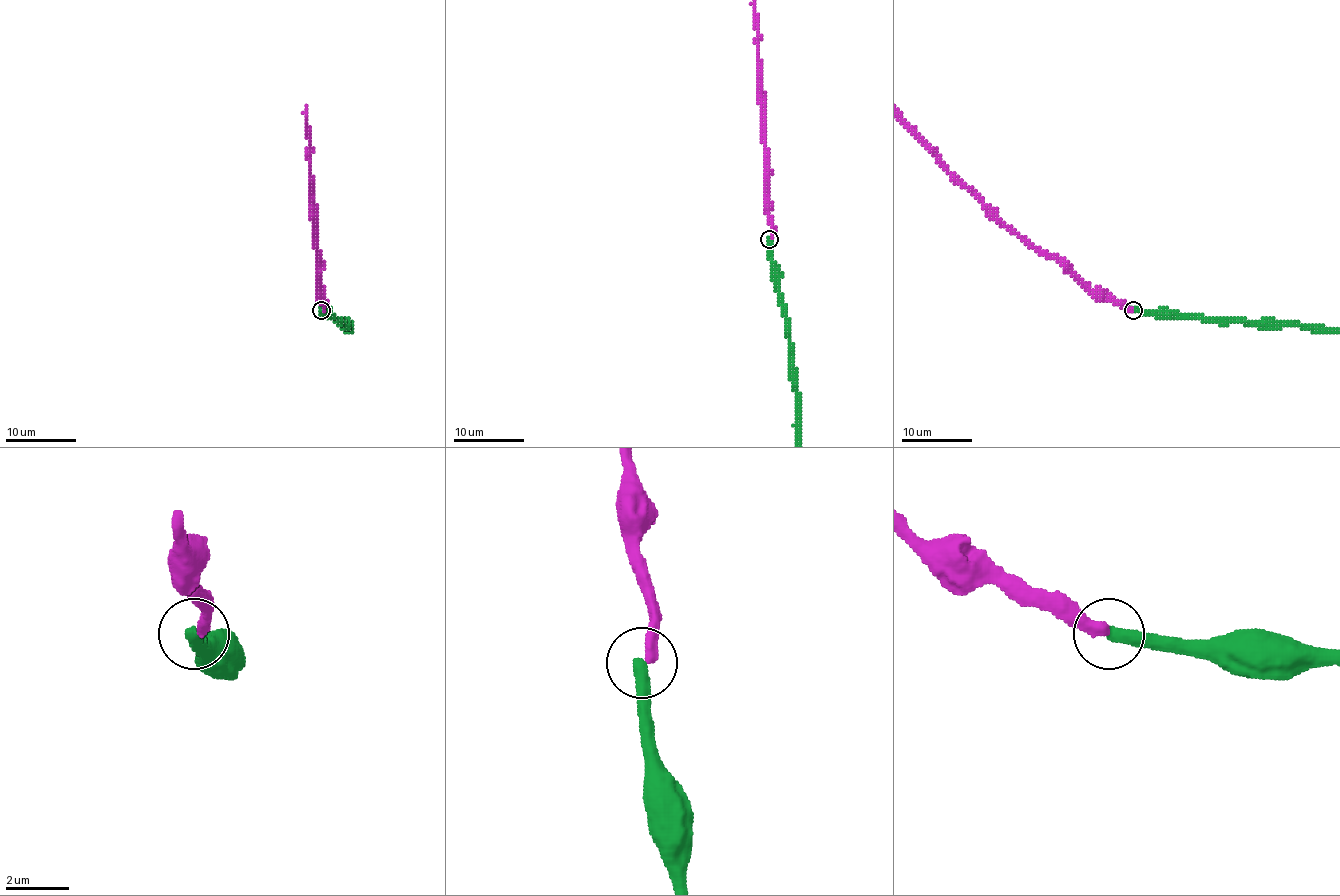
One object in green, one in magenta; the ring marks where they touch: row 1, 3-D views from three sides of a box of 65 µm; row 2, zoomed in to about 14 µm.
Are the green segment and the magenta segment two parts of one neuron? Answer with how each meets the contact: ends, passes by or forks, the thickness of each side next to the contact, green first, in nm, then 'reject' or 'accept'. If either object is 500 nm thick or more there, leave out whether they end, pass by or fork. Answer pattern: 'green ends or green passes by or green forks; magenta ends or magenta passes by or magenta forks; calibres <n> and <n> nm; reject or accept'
green ends; magenta ends; calibres 420 and 340 nm; reject

